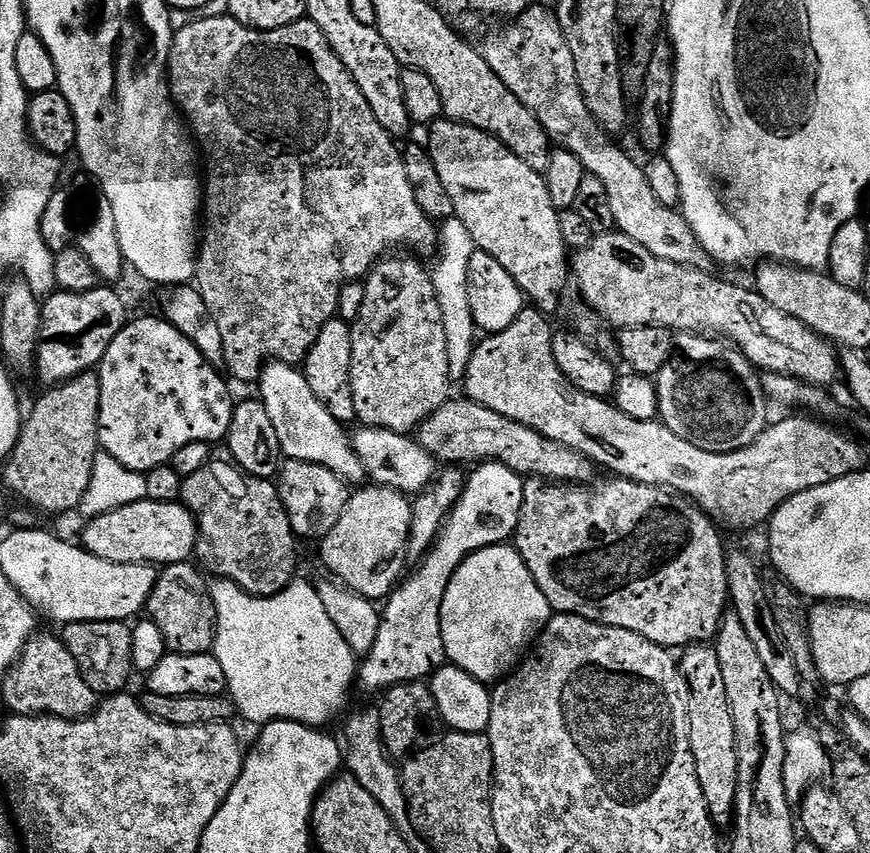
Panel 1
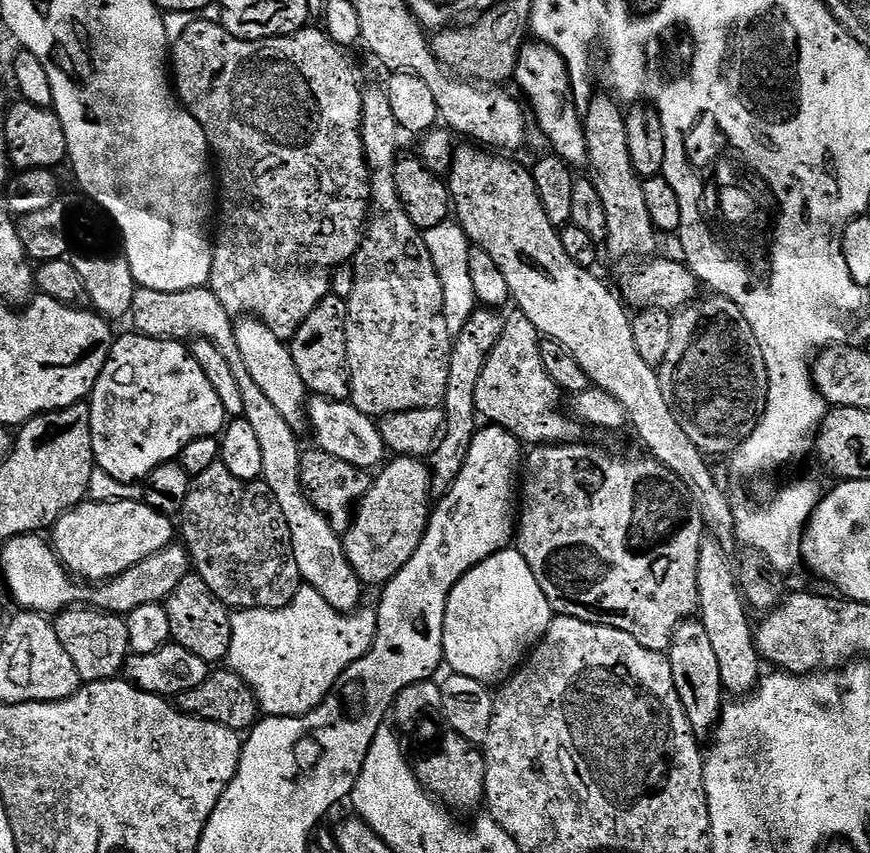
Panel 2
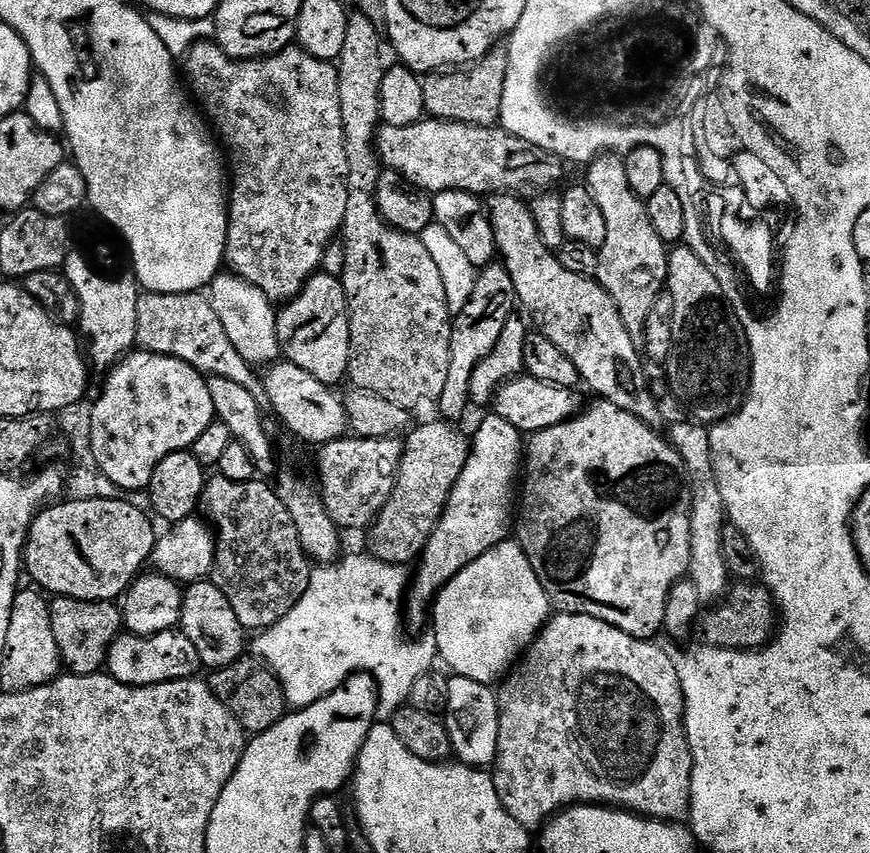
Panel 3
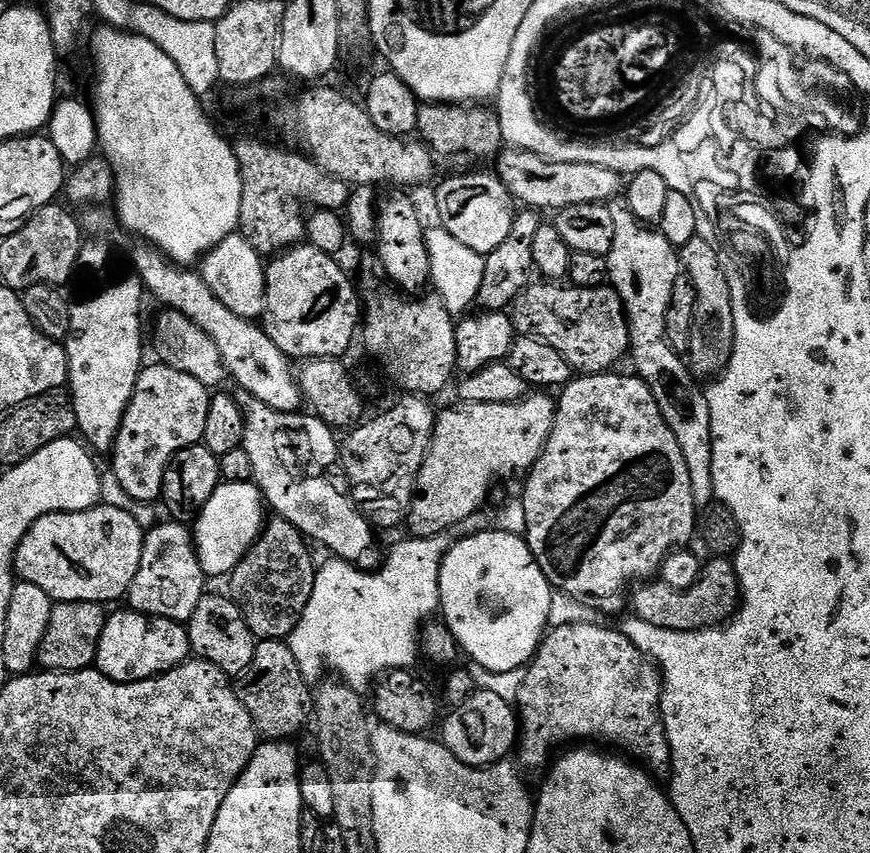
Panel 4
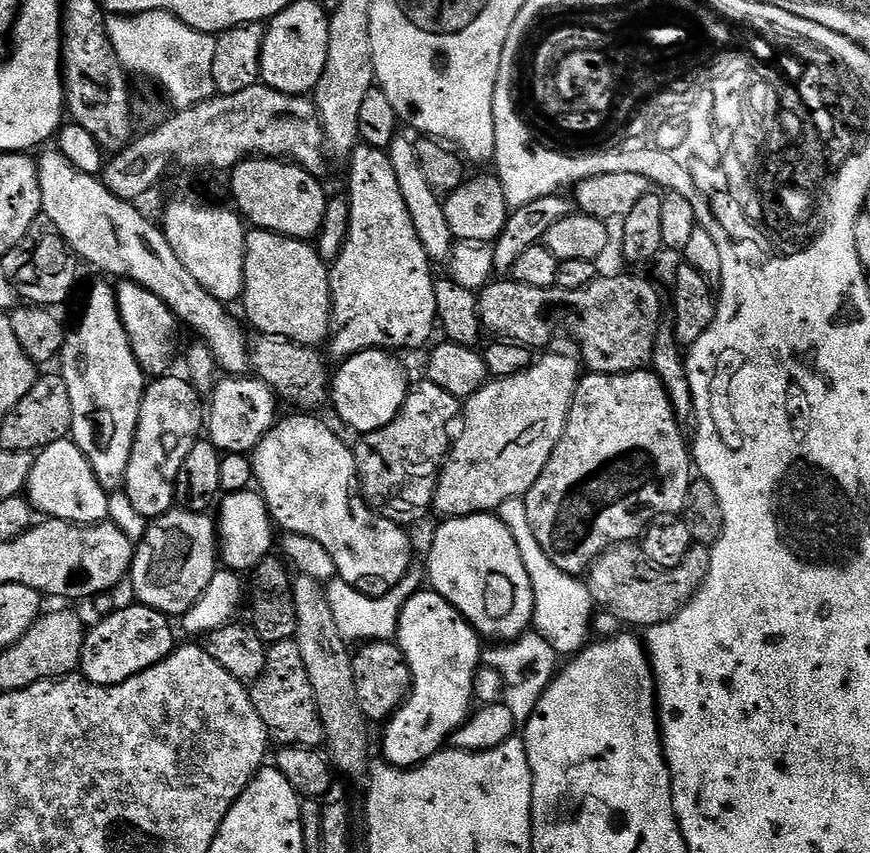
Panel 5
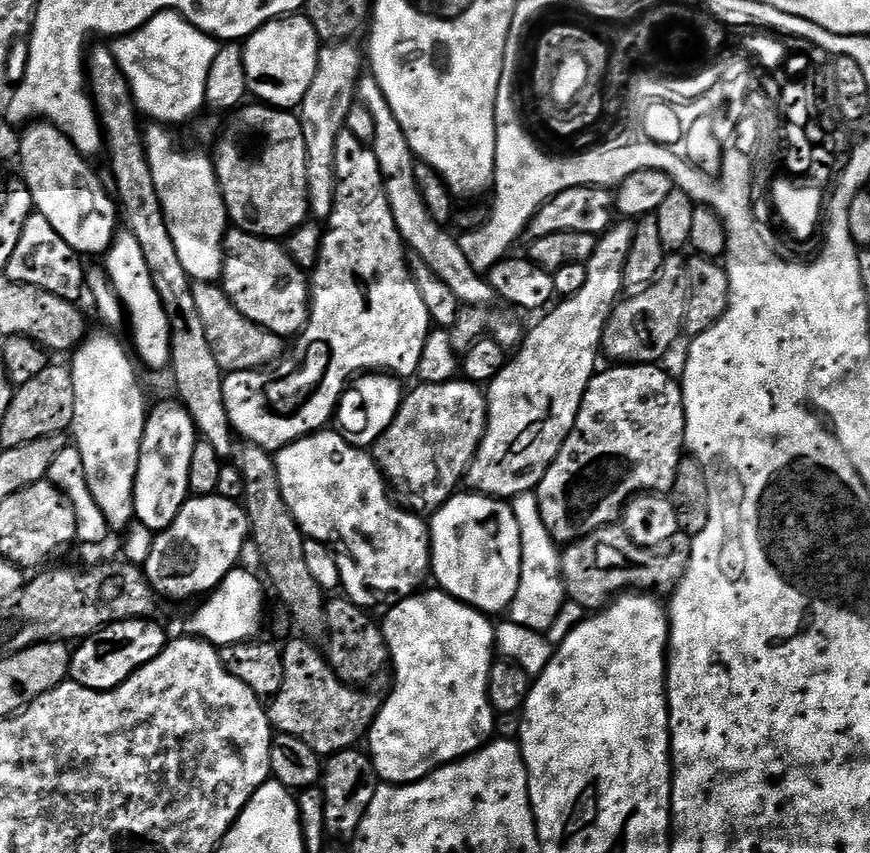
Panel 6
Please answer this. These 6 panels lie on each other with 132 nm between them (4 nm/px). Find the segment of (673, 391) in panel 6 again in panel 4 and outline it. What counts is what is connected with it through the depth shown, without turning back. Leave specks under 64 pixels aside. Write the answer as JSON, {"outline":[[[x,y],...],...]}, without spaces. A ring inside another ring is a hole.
{"outline":[[[580,374],[564,385],[556,400],[556,421],[552,427],[552,433],[546,442],[544,453],[540,455],[540,461],[532,467],[531,472],[527,473],[523,481],[525,492],[522,493],[522,499],[528,509],[526,514],[528,546],[532,549],[538,566],[546,574],[549,584],[557,593],[563,593],[570,599],[576,600],[577,603],[585,604],[586,607],[603,614],[620,612],[626,608],[626,597],[633,585],[655,577],[660,567],[664,565],[664,559],[667,558],[669,552],[675,552],[691,545],[688,543],[691,542],[692,535],[696,532],[696,515],[698,515],[694,490],[691,489],[690,472],[683,458],[682,449],[678,446],[678,440],[665,422],[663,414],[660,413],[658,402],[655,401],[650,386],[636,374],[612,375],[616,374],[599,376]]]}

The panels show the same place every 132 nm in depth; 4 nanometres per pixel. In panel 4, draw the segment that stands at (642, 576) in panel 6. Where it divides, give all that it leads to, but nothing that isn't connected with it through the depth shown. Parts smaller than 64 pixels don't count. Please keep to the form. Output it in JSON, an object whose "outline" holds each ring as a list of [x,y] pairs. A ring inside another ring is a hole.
{"outline":[[[728,558],[710,560],[712,561],[709,564],[707,561],[701,567],[700,579],[689,588],[683,590],[671,588],[669,584],[663,582],[641,583],[630,596],[630,608],[636,611],[633,612],[635,619],[645,620],[654,626],[662,626],[662,630],[679,632],[700,632],[703,628],[719,628],[729,623],[742,603],[736,566]]]}

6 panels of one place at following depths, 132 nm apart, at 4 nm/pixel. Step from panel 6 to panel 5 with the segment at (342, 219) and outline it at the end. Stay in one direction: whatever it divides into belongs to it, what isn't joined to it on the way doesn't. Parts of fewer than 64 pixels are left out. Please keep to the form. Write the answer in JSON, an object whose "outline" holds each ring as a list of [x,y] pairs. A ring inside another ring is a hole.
{"outline":[[[359,143],[352,151],[347,161],[348,167],[348,192],[346,199],[349,205],[349,230],[345,239],[344,248],[330,268],[330,279],[332,282],[332,314],[334,317],[334,331],[330,336],[332,352],[338,358],[345,358],[358,354],[359,351],[380,348],[387,350],[398,350],[396,348],[420,348],[432,336],[432,327],[438,324],[438,297],[436,294],[436,280],[432,276],[433,261],[428,259],[426,250],[418,238],[418,230],[414,230],[414,222],[410,218],[410,210],[406,210],[406,198],[402,198],[402,190],[398,190],[398,177],[394,174],[394,166],[390,166],[390,158],[387,151],[382,148],[371,148],[369,144]],[[217,379],[216,387],[210,393],[212,405],[206,408],[206,436],[207,439],[223,455],[247,455],[255,451],[261,439],[278,422],[276,416],[277,397],[271,388],[263,382],[243,384],[243,379]]]}

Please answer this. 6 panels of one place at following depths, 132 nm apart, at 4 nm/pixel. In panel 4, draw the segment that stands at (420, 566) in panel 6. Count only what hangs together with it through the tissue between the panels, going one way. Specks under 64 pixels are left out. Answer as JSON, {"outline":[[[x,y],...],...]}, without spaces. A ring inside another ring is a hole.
{"outline":[[[237,387],[234,392],[236,405],[244,411],[244,440],[242,447],[250,456],[253,467],[252,480],[260,488],[265,505],[272,508],[277,517],[285,519],[297,528],[309,541],[317,540],[324,548],[329,548],[331,555],[337,560],[347,560],[348,563],[359,565],[372,552],[372,532],[374,528],[367,517],[353,504],[347,495],[344,496],[324,476],[308,476],[304,464],[313,460],[316,464],[332,464],[338,460],[338,440],[335,440],[333,429],[325,424],[319,416],[299,412],[279,412],[271,409],[252,397],[245,389]]]}

